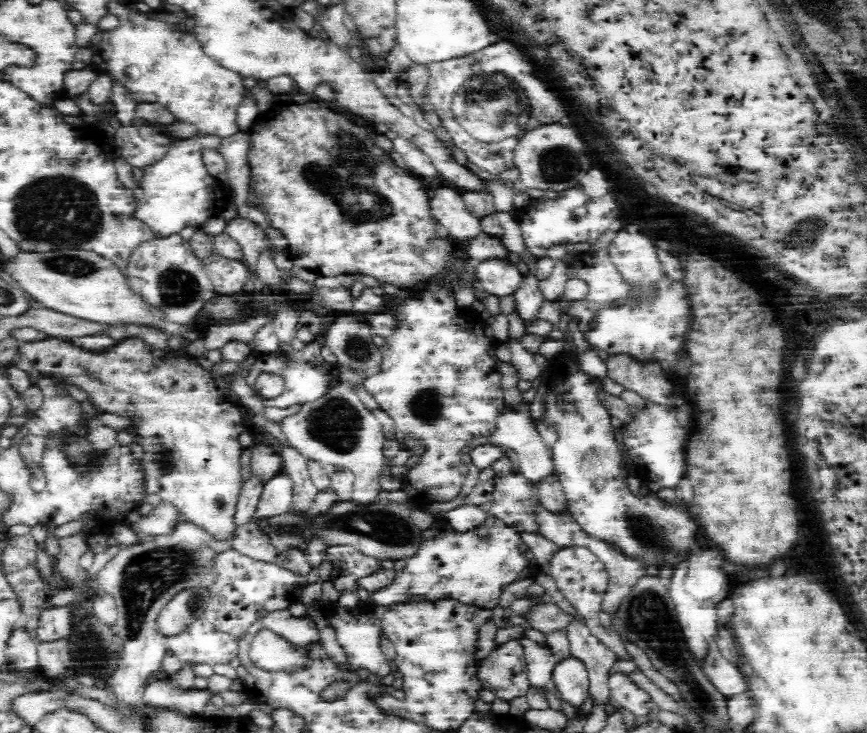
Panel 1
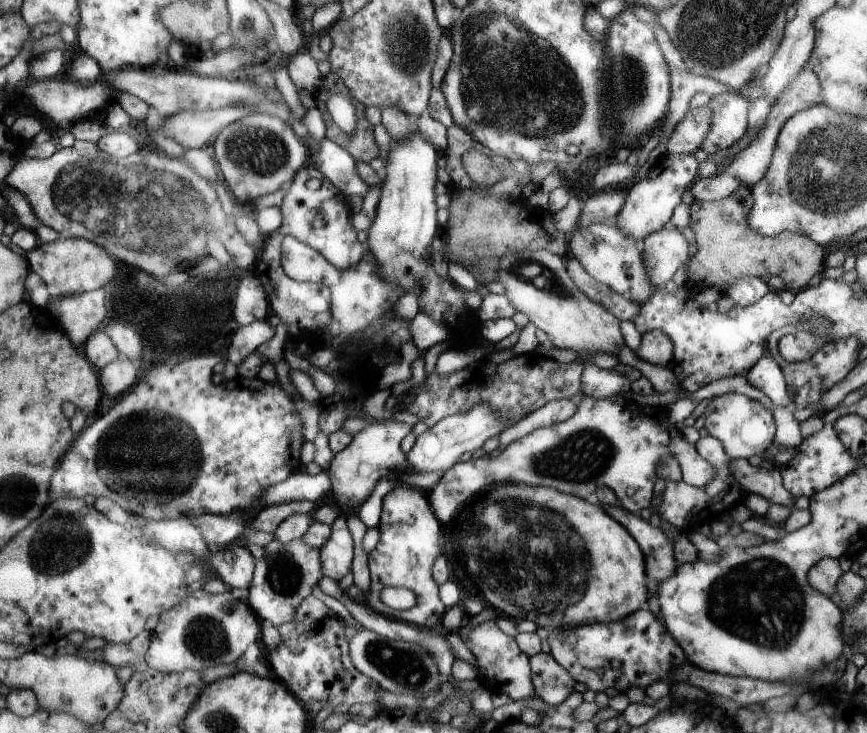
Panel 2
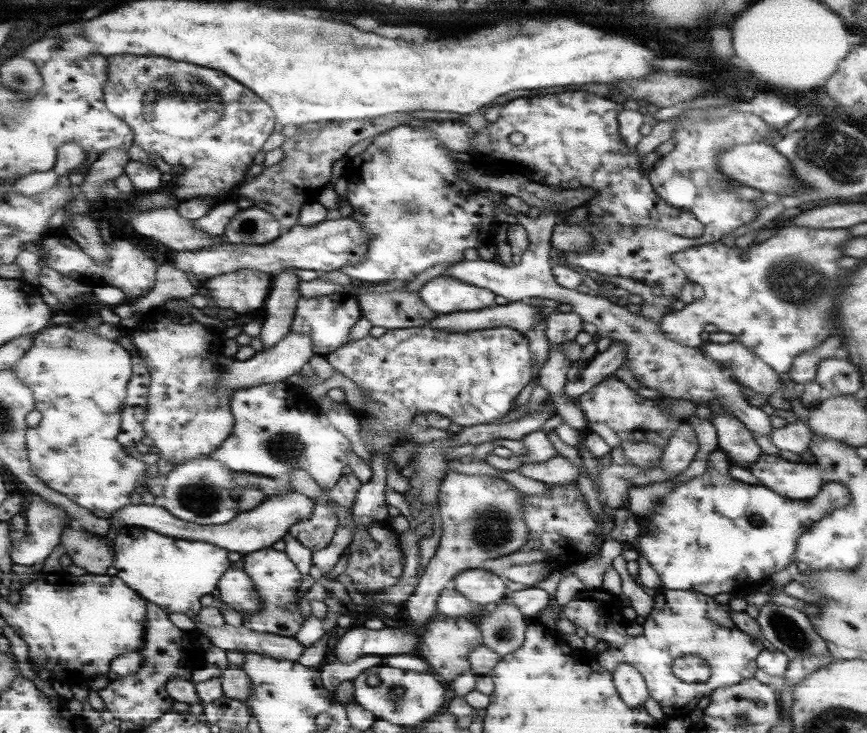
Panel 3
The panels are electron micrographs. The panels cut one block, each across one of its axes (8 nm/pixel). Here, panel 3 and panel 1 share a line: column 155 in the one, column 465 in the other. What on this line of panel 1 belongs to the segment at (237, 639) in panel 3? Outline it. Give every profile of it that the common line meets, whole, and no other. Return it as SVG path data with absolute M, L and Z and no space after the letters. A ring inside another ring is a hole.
M488 514L482 526L466 532L454 530L442 518L436 520L428 532L424 532L424 542L418 548L418 554L406 558L406 568L396 572L394 584L372 592L370 600L372 604L390 608L394 604L406 604L408 600L454 598L462 604L494 610L500 602L500 594L504 594L512 582L536 576L538 562L534 552L522 536L500 518Z

